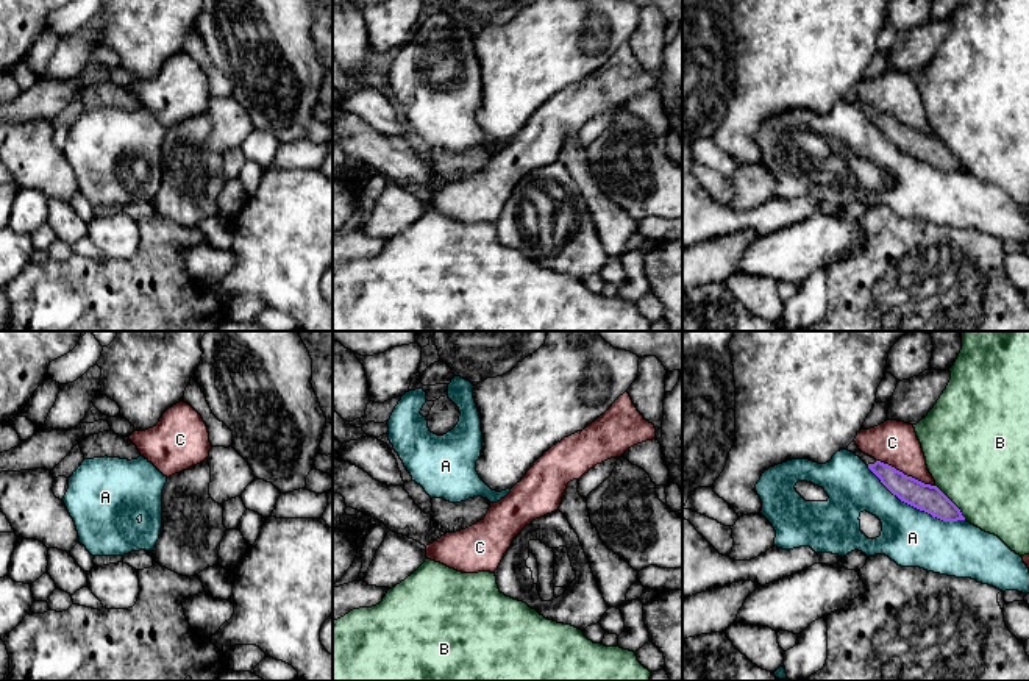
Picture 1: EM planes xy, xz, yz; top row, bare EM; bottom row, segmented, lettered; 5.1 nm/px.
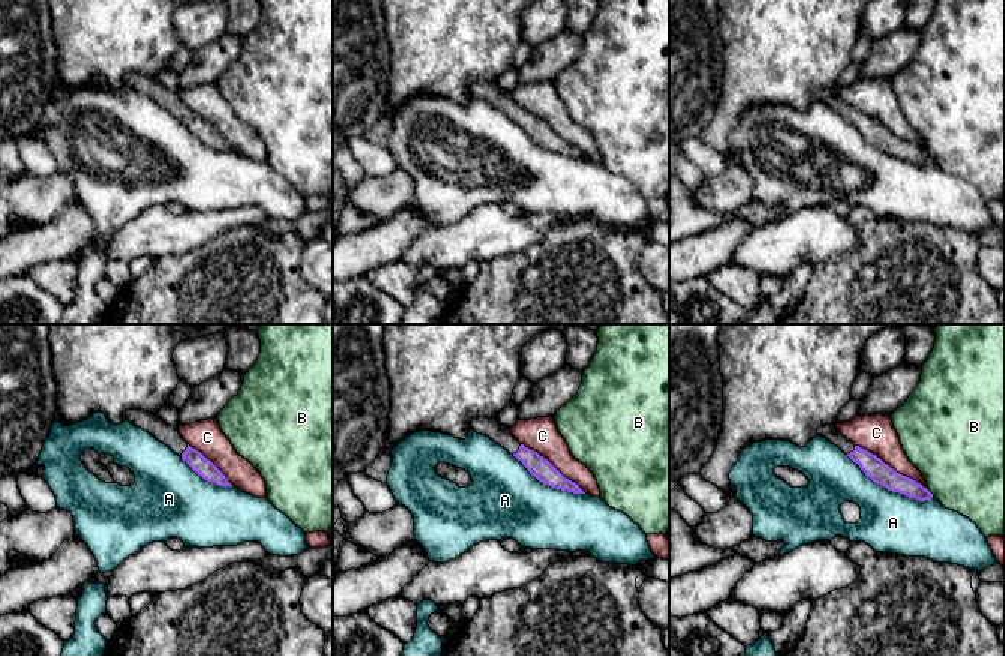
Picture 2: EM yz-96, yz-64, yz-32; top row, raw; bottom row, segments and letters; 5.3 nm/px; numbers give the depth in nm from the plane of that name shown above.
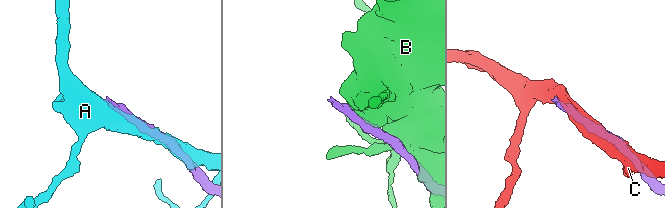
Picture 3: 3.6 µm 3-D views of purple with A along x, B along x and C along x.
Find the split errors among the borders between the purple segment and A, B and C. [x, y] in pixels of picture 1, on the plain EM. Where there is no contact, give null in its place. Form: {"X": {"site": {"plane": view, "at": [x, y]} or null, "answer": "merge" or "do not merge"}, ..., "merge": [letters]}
{"A": {"site": {"plane": "yz", "at": [915, 156]}, "answer": "do not merge"}, "B": {"site": {"plane": "yz", "at": [951, 152]}, "answer": "do not merge"}, "C": {"site": {"plane": "yz", "at": [906, 125]}, "answer": "do not merge"}, "merge": []}

